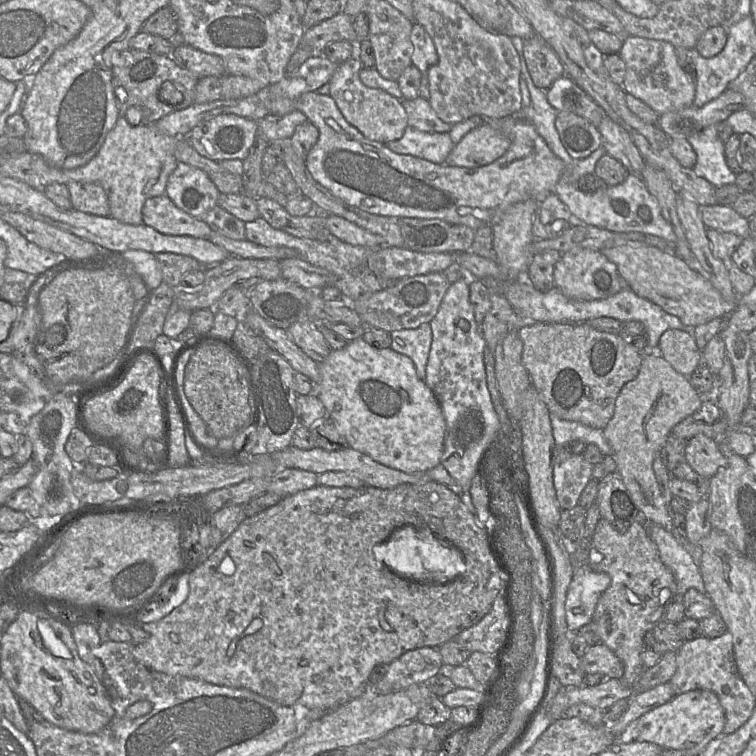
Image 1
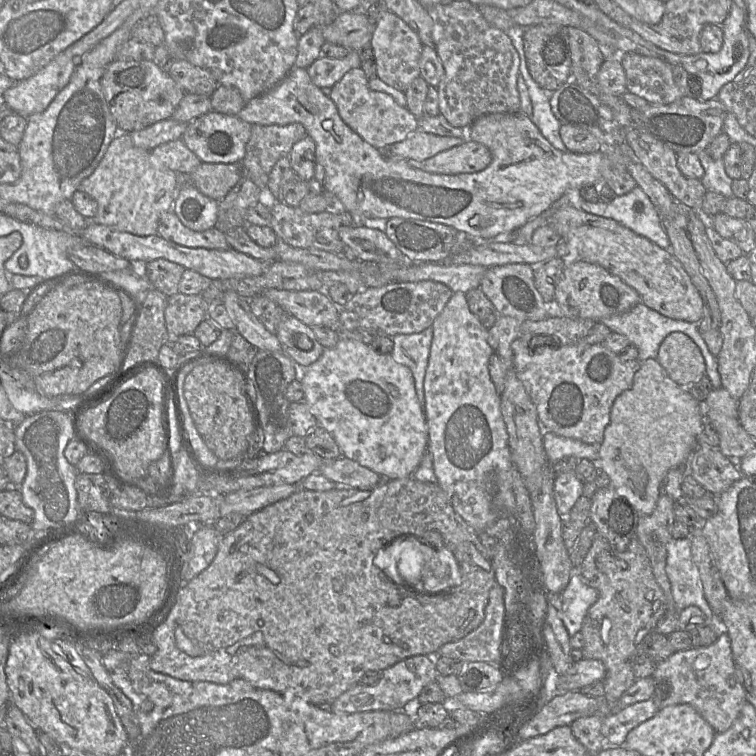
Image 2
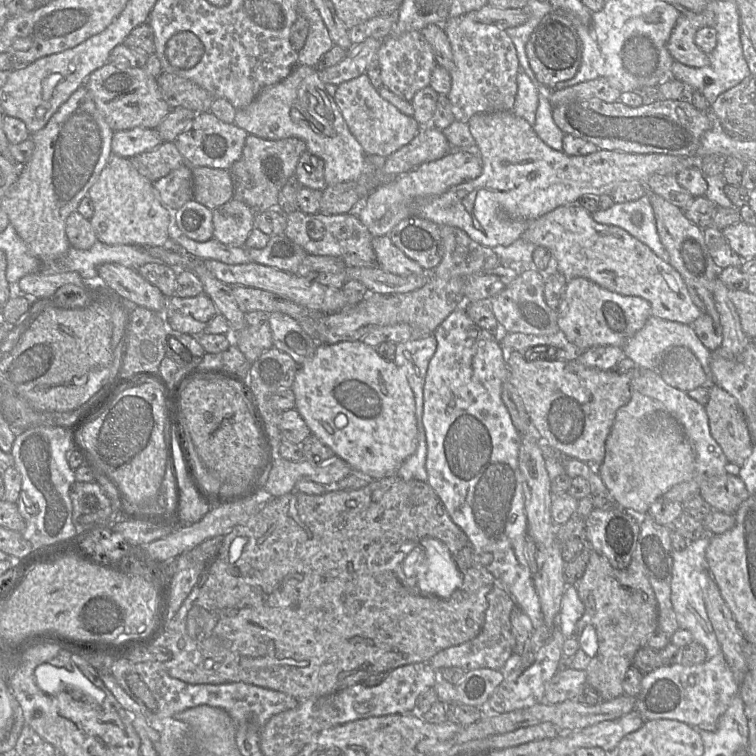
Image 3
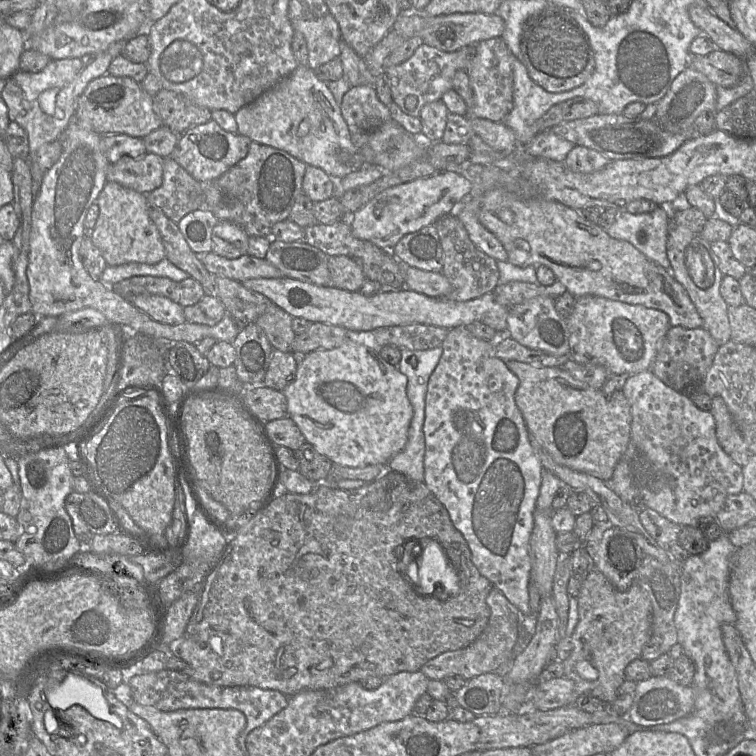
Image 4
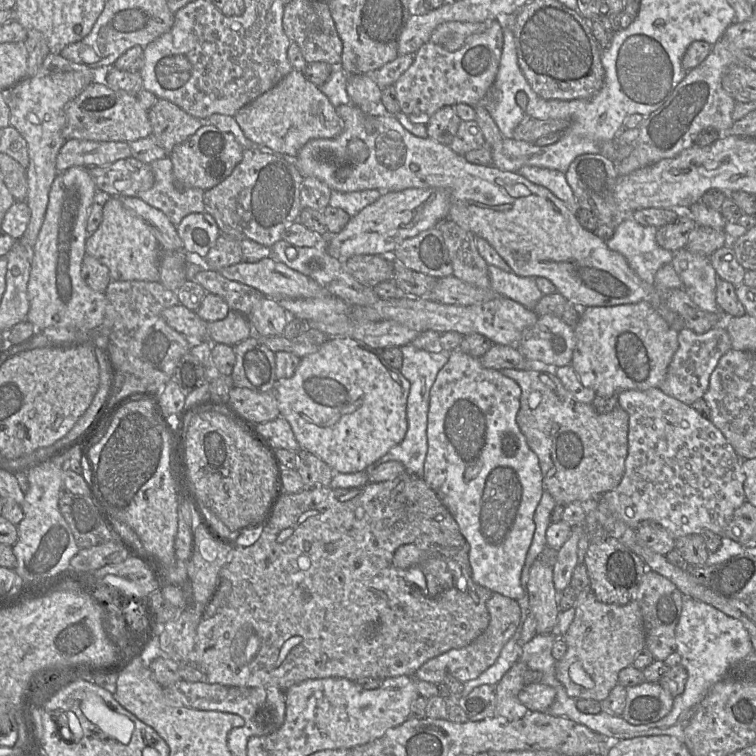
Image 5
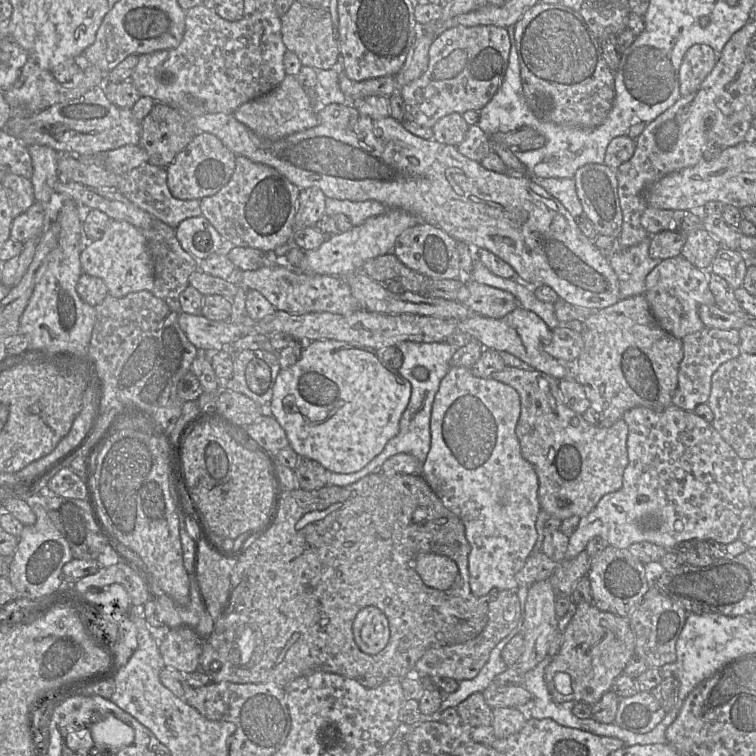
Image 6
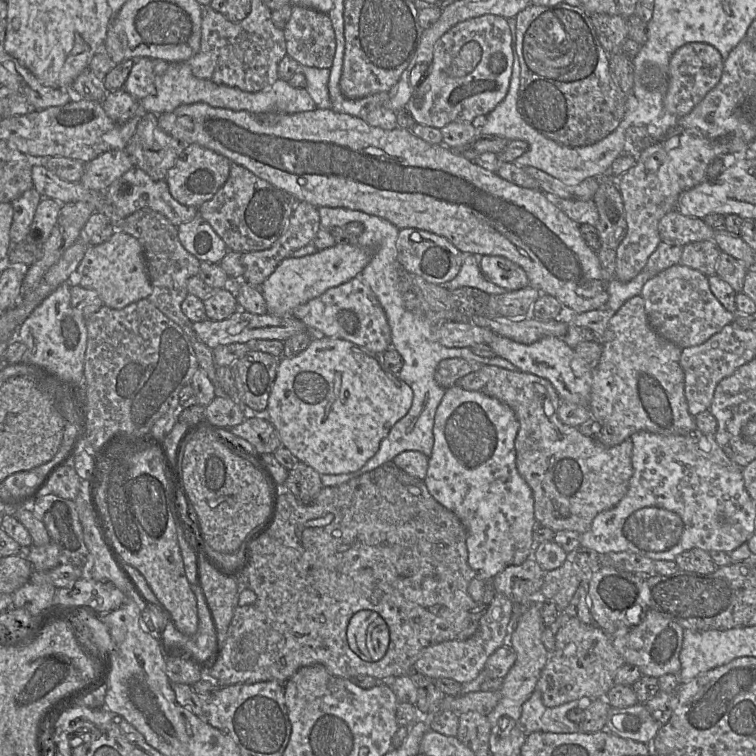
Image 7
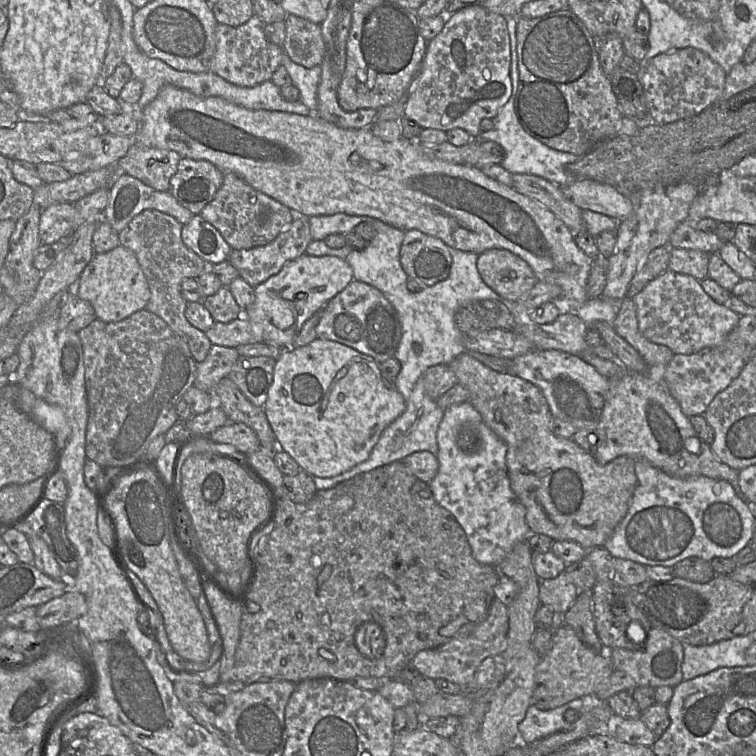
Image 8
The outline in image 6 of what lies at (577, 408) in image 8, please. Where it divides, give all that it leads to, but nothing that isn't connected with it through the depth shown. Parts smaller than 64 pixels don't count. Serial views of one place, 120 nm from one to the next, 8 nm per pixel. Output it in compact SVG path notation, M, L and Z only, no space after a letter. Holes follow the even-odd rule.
M517 307L498 319L472 315L458 321L457 328L459 332L467 333L480 342L484 349L508 352L521 359L530 368L546 373L558 381L572 374L571 366L555 359L545 351L545 347L551 341L552 330L532 311Z

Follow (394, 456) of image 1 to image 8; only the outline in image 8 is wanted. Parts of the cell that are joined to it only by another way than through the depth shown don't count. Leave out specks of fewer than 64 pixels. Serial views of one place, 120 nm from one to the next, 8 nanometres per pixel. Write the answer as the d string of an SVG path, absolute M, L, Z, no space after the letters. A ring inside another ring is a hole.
M319 337L305 346L281 350L280 355L276 359L273 382L269 387L268 398L264 405L264 411L280 443L280 448L287 452L297 462L301 470L311 476L321 478L337 476L367 460L383 430L398 418L405 409L405 399L397 390L394 381L386 381L382 377L379 363L370 356L362 354L349 346Z

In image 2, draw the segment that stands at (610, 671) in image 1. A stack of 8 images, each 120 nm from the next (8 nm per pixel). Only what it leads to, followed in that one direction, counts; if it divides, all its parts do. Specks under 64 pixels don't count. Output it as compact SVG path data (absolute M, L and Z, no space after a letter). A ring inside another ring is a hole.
M582 659L556 678L556 690L558 693L580 691L587 685L603 681L605 676L606 667L600 660Z

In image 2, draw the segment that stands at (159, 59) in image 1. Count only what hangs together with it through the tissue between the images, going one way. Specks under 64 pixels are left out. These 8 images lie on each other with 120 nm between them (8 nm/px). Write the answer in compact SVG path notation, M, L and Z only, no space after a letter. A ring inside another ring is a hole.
M114 59L101 79L109 110L120 132L130 133L171 118L185 92L153 60Z

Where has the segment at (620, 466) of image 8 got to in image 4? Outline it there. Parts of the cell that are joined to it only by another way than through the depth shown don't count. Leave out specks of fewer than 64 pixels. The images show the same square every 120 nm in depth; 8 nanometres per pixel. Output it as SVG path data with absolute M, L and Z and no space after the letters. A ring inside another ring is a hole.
M514 360L505 363L508 369L519 379L515 402L525 420L529 433L556 463L607 482L624 455L629 456L630 461L636 456L637 452L631 444L630 437L630 405L621 390L606 396L600 389L591 388L586 383L575 379L562 367L536 367L529 363Z

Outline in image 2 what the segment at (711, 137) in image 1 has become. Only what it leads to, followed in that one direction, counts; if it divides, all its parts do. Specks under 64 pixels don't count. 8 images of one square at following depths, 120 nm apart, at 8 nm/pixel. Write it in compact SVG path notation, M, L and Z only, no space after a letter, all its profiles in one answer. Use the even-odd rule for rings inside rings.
M706 149L699 151L697 155L704 169L701 182L706 191L722 194L727 199L734 196L732 191L733 179L726 174L723 159L713 159Z

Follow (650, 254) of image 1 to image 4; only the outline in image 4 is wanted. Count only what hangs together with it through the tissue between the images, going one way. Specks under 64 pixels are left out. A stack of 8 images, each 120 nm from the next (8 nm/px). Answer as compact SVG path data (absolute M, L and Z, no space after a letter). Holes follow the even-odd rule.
M494 188L479 197L478 219L504 246L508 261L519 267L544 265L552 270L557 281L575 298L599 296L628 304L643 305L664 312L671 326L689 329L703 328L703 320L684 287L667 269L648 259L627 241L610 237L607 232L585 219L578 210L557 201L540 198L524 199L502 188ZM503 209L512 212L512 222L503 221L499 215Z

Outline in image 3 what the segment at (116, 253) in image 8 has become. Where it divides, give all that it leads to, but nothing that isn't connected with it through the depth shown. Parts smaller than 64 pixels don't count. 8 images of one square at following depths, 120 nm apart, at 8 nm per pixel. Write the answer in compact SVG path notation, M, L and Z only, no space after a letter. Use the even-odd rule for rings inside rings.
M112 155L87 196L93 203L90 222L98 241L108 245L133 245L145 248L171 244L169 225L172 213L162 205L153 183L136 170L131 159Z

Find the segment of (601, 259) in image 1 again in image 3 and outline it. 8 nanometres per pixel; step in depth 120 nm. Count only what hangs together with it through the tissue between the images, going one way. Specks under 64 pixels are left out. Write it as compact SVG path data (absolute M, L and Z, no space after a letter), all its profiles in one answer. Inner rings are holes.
M583 277L567 281L556 310L558 326L567 340L582 350L596 346L619 346L640 330L651 316L649 302L637 296L624 296Z

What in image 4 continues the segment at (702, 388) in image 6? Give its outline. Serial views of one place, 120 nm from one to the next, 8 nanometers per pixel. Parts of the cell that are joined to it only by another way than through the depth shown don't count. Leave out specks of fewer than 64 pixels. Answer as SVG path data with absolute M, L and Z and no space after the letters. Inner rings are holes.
M671 326L660 342L656 357L650 370L664 384L678 392L688 392L700 386L712 365L719 345L704 328L689 329Z

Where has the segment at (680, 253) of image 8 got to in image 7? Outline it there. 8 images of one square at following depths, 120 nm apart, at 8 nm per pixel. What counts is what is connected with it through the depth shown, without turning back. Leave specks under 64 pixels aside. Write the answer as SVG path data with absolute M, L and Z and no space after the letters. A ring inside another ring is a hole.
M713 239L692 242L683 246L679 263L709 277L715 274L720 253L721 251Z

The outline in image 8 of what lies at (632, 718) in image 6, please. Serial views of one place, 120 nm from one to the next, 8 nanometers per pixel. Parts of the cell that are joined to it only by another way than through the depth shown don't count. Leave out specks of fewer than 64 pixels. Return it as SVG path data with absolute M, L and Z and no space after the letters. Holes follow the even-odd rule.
M612 713L606 724L605 733L628 744L652 747L656 736L640 719L625 719Z

